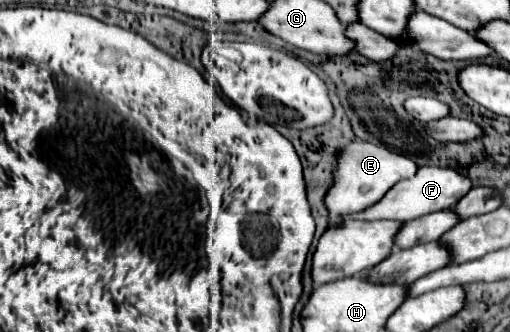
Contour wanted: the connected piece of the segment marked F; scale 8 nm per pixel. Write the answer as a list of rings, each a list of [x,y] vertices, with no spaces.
[[[424,165],[418,169],[418,173],[412,179],[404,179],[400,183],[396,183],[396,187],[392,187],[382,201],[378,201],[376,205],[372,205],[368,211],[362,211],[358,215],[348,215],[354,219],[398,219],[398,221],[412,221],[418,219],[422,215],[434,213],[434,211],[444,211],[444,209],[452,209],[470,189],[472,189],[472,181],[470,177],[466,177],[464,173],[452,169],[452,167],[430,167]]]

